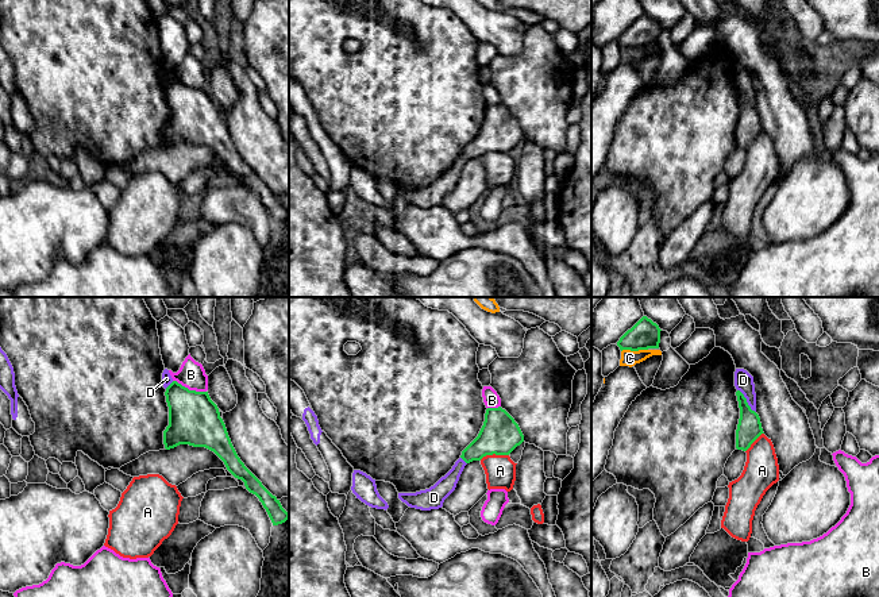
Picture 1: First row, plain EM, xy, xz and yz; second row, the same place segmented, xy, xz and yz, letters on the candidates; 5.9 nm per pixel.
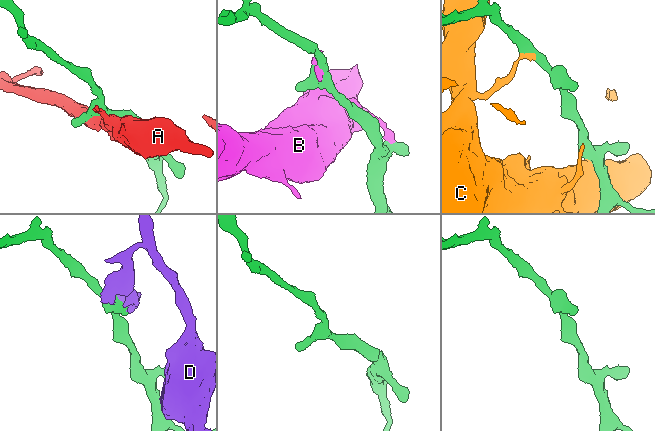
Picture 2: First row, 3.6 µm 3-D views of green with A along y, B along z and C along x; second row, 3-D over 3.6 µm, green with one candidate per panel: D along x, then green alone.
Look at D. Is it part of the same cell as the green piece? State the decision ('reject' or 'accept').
reject

